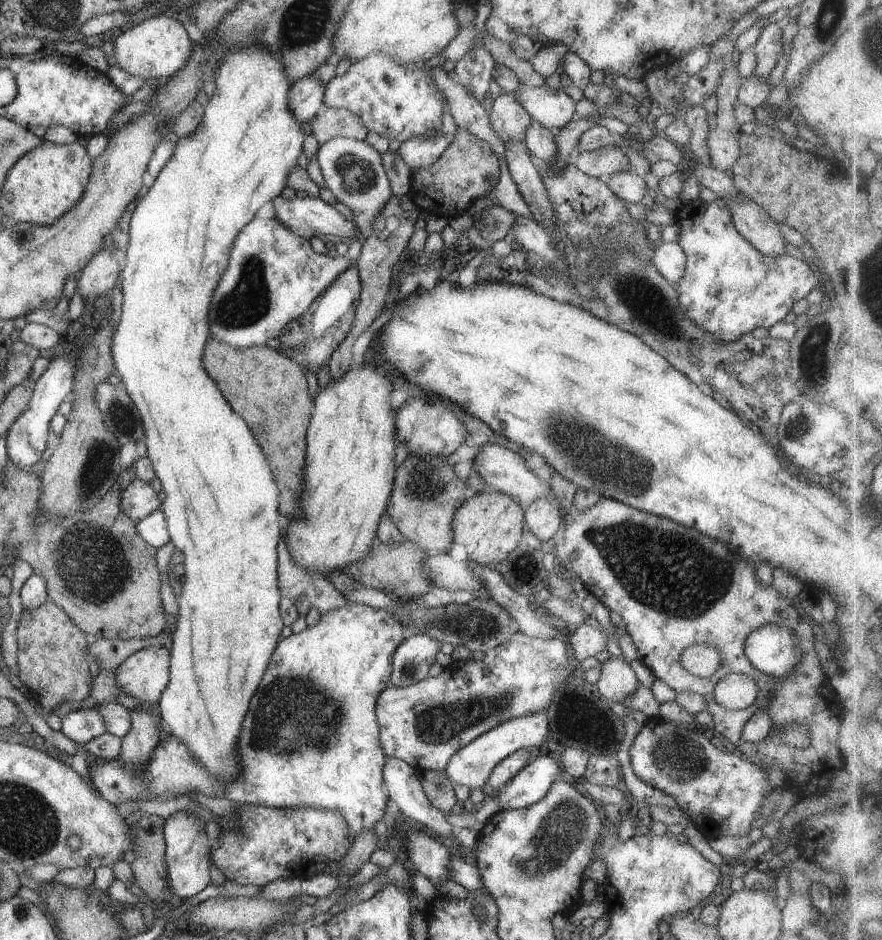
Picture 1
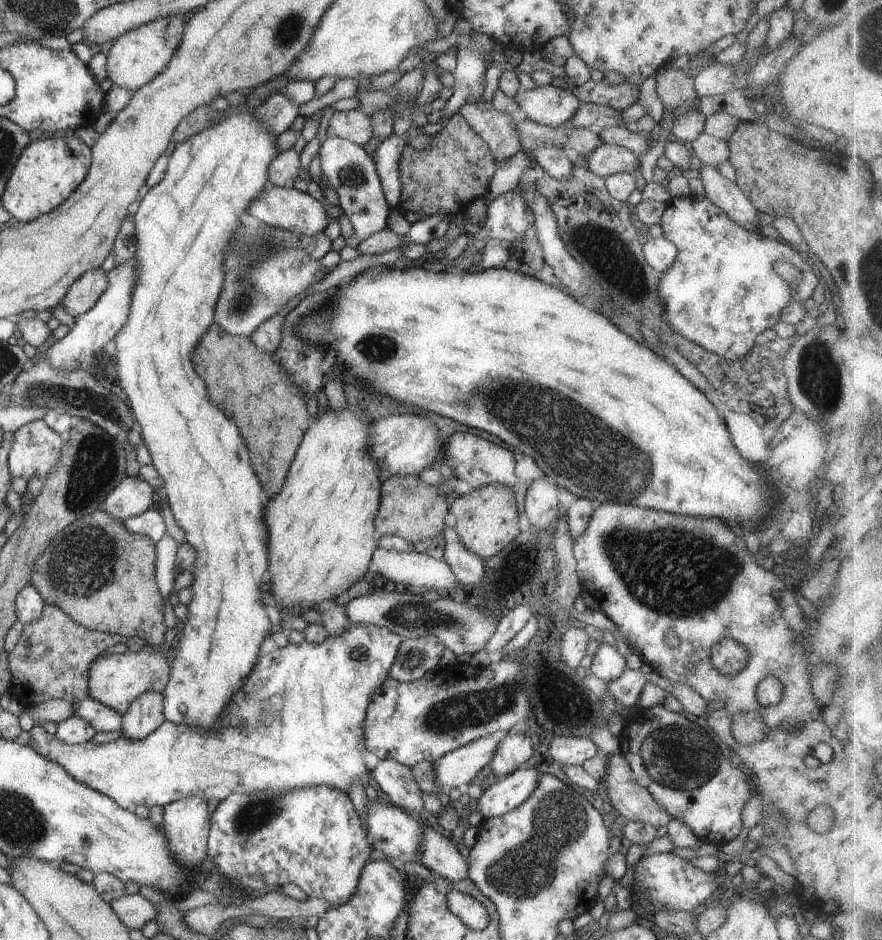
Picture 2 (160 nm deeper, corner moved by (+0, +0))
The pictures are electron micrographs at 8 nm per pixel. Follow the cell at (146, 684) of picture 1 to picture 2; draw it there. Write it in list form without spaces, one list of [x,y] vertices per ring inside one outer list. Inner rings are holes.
[[[123,647],[108,650],[98,655],[90,665],[87,672],[88,696],[104,706],[110,707],[114,712],[123,715],[131,702],[147,690],[162,693],[169,681],[171,673],[167,660],[167,649],[157,648],[152,651],[142,650],[132,652]]]

